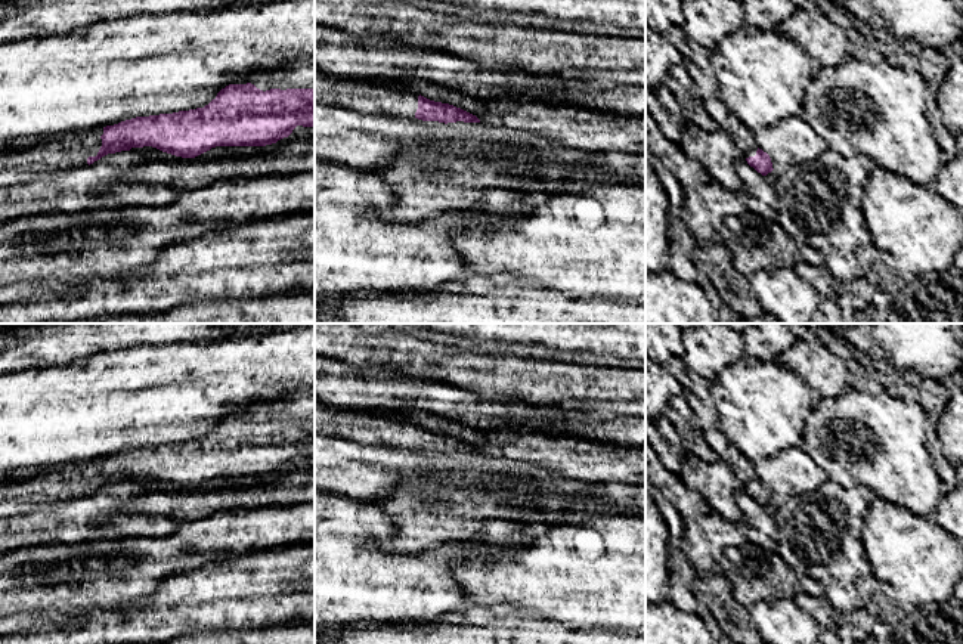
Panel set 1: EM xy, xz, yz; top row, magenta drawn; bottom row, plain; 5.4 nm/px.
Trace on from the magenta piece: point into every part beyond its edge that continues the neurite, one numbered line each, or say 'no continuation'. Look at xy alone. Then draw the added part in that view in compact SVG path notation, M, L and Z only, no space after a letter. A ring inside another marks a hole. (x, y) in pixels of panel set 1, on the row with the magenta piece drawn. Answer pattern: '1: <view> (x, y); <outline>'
1: xy (302, 76); M315 58L273 72L256 72L235 84L251 83L266 92L270 89L315 89Z
2: xy (71, 149); M103 129L86 131L69 131L64 134L49 134L44 143L24 151L0 152L0 188L12 188L25 180L47 176L55 171L69 170L87 164L89 157L96 157L100 146Z

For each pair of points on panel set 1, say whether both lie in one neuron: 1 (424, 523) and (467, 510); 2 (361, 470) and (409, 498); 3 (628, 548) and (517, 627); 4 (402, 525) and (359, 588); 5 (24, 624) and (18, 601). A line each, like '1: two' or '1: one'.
1: one
2: two
3: two
4: two
5: two

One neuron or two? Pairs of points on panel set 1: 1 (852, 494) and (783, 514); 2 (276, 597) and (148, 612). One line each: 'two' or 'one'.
1: one
2: one

